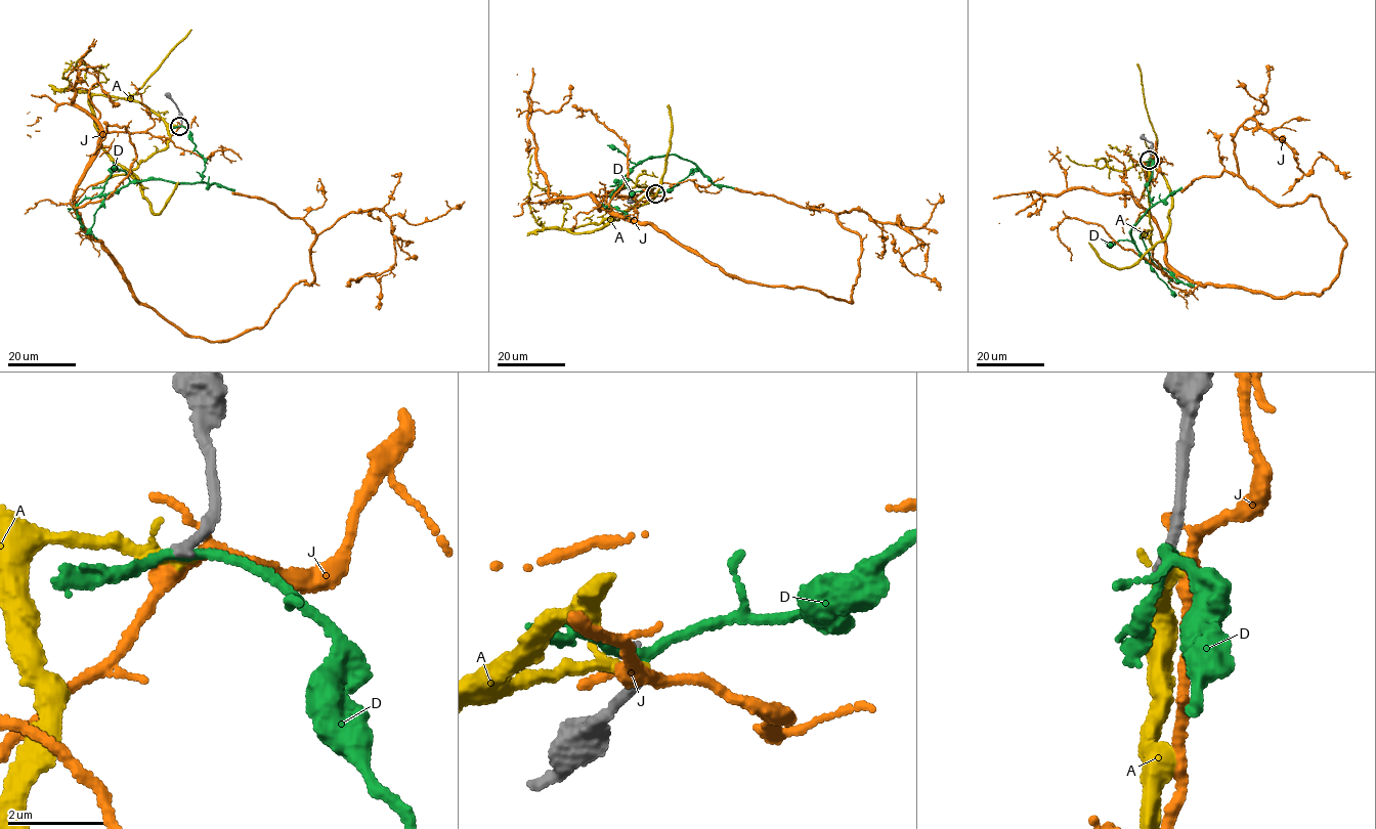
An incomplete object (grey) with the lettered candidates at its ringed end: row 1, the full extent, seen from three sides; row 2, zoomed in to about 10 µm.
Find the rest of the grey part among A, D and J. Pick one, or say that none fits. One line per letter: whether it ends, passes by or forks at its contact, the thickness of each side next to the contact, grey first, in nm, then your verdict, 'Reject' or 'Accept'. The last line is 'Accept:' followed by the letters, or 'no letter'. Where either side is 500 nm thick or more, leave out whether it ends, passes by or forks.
A: It ends there. Thickness 240 nm (grey) against 280 nm. Reject
D: It passes by. Thickness 240 nm (grey) against 180 nm. Reject
J: It forks there. Thickness 280 nm (grey) against 160 nm. Reject
Accept: no letter

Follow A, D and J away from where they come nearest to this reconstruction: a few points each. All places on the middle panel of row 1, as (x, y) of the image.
A: (655, 194), (598, 223), (569, 228), (576, 233), (595, 230), (656, 193), (670, 146), (668, 104)
D: (655, 193), (678, 185), (698, 168), (670, 154), (651, 156), (637, 165), (612, 193), (609, 203), (631, 218)
J: (656, 195), (594, 198), (851, 302), (861, 236), (835, 215), (860, 211), (922, 243), (901, 260), (940, 291)

